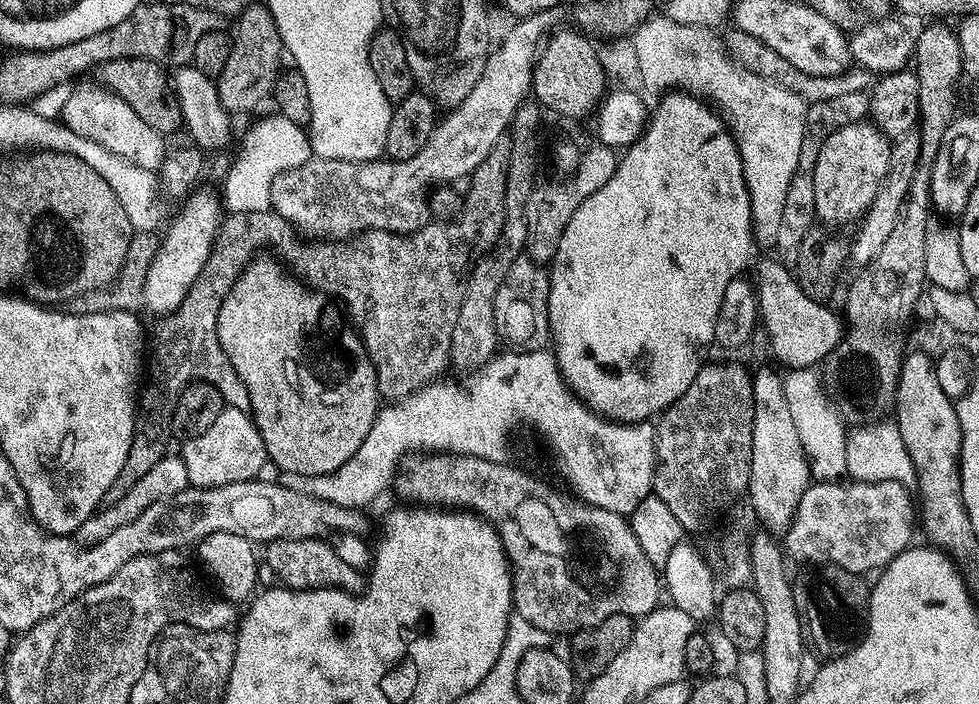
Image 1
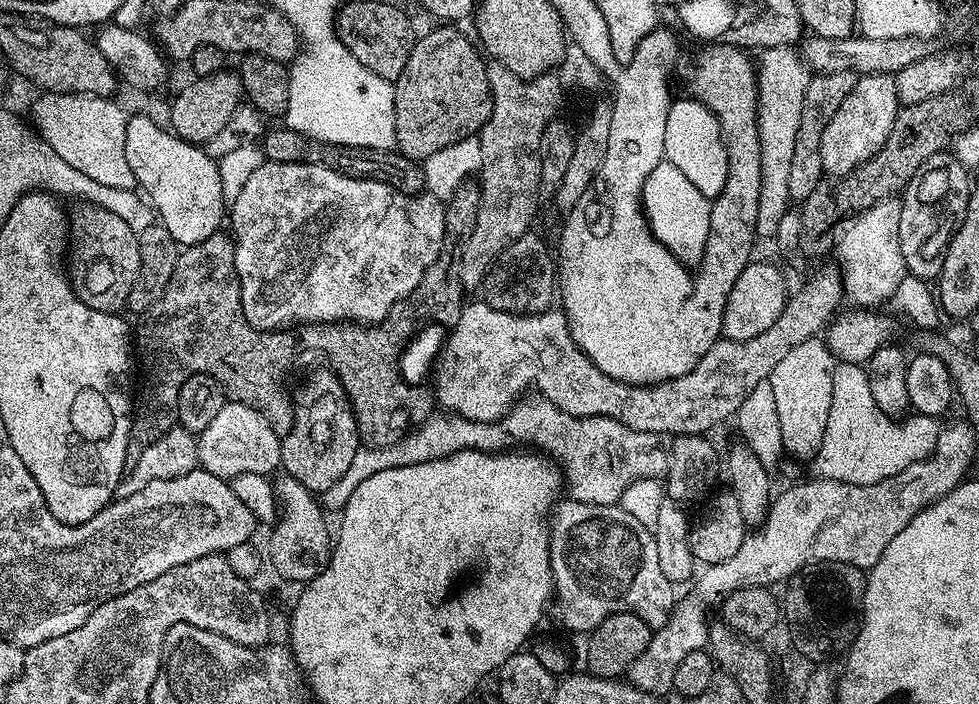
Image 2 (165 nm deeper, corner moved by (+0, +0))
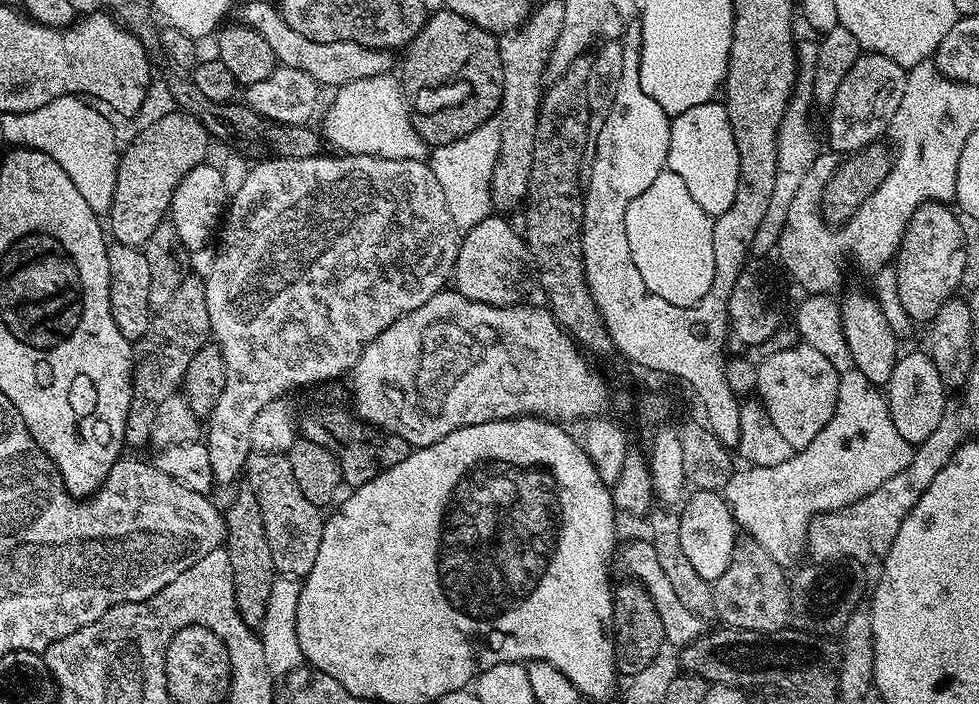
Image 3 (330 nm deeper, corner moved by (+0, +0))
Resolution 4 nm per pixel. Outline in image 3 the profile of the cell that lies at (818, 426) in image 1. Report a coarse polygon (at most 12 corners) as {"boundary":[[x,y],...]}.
{"boundary":[[796,342],[758,364],[755,395],[796,450],[838,402],[827,351]]}

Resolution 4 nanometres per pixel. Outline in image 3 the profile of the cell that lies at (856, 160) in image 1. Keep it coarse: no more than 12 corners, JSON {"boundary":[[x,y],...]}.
{"boundary":[[882,54],[850,66],[828,112],[831,151],[877,143],[908,73]]}

